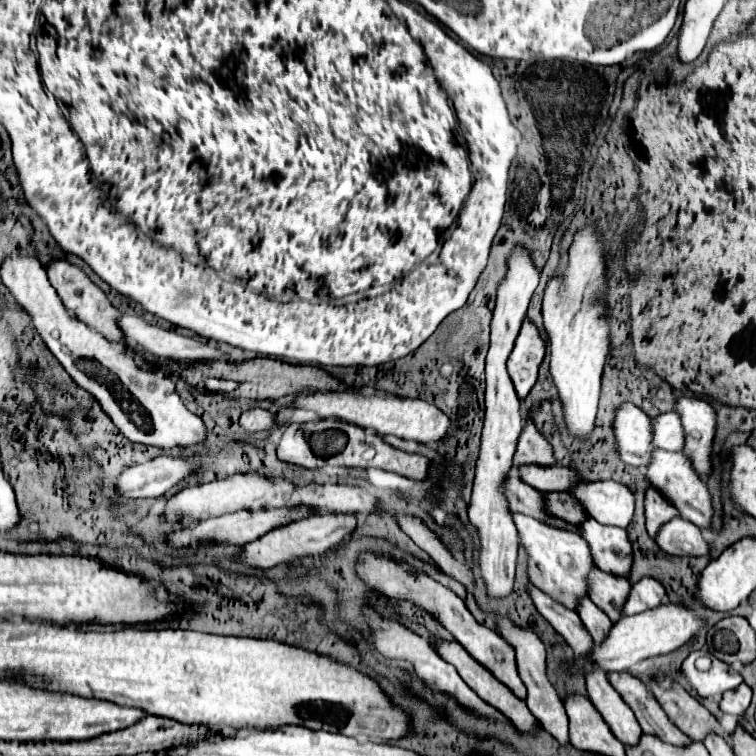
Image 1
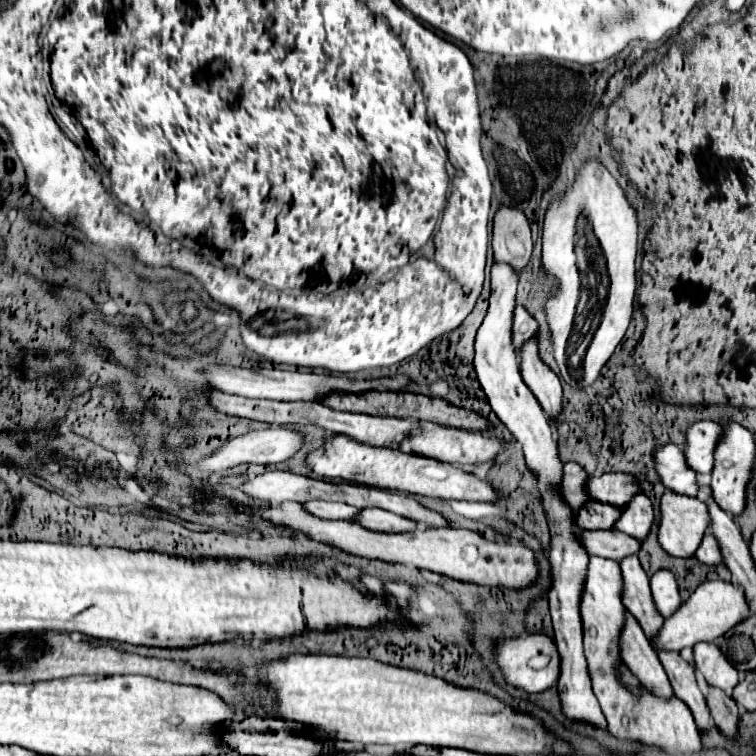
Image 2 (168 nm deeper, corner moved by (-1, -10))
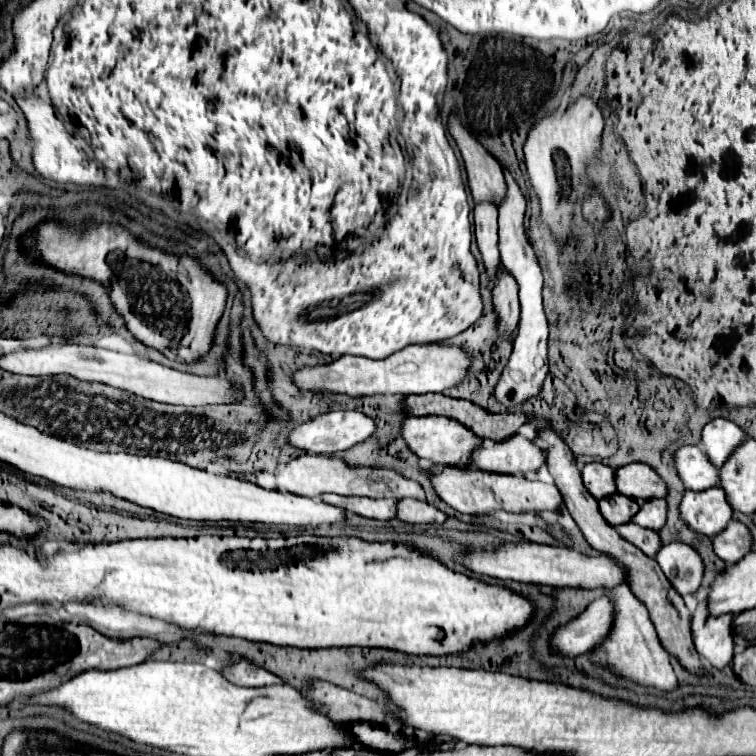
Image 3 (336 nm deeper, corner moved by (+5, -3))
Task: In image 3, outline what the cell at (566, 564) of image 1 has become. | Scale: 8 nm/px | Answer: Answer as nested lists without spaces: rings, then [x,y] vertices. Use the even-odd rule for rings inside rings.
[[[627,584],[617,586],[613,590],[607,590],[607,596],[613,598],[613,602],[617,604],[617,612],[615,612],[615,622],[613,622],[613,632],[609,634],[609,640],[605,640],[605,644],[593,648],[593,660],[597,664],[605,664],[609,666],[613,672],[621,674],[621,676],[629,676],[639,684],[647,684],[647,686],[655,686],[661,692],[667,690],[675,690],[677,686],[677,676],[669,664],[669,652],[663,648],[663,644],[657,638],[657,632],[653,628],[653,622],[649,620],[649,612],[645,612],[645,606],[641,604],[641,600],[637,600],[631,592],[631,588]]]

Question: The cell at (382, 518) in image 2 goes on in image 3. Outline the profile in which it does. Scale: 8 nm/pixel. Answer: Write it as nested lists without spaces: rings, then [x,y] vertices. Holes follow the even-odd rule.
[[[403,498],[397,508],[397,518],[411,524],[431,524],[431,522],[443,524],[447,520],[447,514],[425,500]]]

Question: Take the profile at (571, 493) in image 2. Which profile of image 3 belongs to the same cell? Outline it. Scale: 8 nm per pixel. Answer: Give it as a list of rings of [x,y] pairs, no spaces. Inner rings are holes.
[[[599,462],[585,464],[583,482],[585,482],[585,488],[589,488],[589,494],[595,500],[601,500],[605,496],[613,496],[617,492],[615,470],[605,466],[605,464],[599,464]]]

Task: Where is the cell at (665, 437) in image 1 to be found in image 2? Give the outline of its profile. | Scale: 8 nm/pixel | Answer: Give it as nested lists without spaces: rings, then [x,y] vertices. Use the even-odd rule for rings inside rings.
[[[697,421],[685,433],[685,461],[697,473],[711,471],[711,455],[715,449],[715,439],[719,439],[719,427],[713,421]]]

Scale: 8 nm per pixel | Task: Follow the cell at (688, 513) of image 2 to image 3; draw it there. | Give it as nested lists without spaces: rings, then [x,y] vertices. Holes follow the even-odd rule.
[[[709,488],[703,492],[687,490],[681,502],[683,520],[705,536],[717,536],[733,518],[727,494],[721,488]]]

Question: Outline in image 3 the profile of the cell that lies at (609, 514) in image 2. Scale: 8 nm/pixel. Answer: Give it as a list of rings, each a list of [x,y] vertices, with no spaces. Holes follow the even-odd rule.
[[[613,494],[613,496],[607,496],[607,498],[599,500],[601,514],[613,526],[631,522],[631,518],[639,512],[639,508],[641,506],[639,506],[637,500],[633,500],[629,496],[623,496],[623,494]]]

